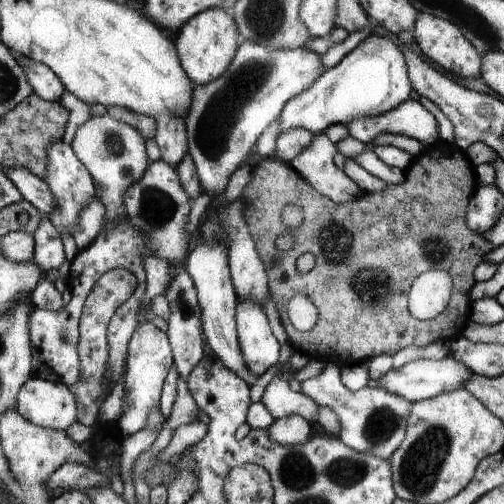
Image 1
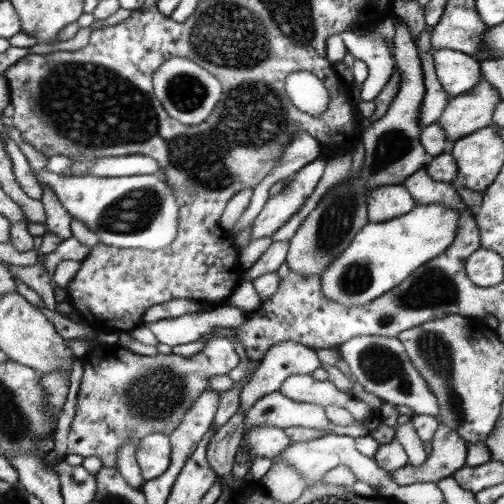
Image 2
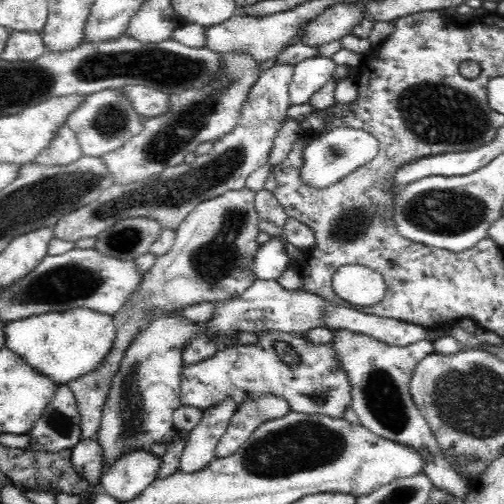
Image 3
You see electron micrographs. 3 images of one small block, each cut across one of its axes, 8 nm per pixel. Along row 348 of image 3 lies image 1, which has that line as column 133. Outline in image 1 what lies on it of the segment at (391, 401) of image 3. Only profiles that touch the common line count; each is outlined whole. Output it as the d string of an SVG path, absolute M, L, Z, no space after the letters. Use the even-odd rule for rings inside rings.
M143 322L141 330L137 330L137 334L133 334L133 340L129 342L129 356L125 368L125 390L127 390L129 406L127 406L127 414L121 414L121 418L115 422L123 436L131 436L137 434L139 430L145 430L145 422L149 420L149 410L153 410L153 406L161 402L159 392L171 366L173 366L173 354L169 348L167 334L155 328L153 324Z

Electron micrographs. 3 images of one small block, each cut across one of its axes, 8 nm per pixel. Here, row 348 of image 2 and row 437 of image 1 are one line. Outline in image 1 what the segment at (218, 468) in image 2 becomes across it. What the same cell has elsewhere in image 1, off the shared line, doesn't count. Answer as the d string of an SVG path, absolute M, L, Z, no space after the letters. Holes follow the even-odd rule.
M291 414L291 416L277 418L267 428L267 434L269 434L271 442L295 446L295 444L301 444L301 442L309 440L309 436L313 434L313 424L303 420L299 414Z

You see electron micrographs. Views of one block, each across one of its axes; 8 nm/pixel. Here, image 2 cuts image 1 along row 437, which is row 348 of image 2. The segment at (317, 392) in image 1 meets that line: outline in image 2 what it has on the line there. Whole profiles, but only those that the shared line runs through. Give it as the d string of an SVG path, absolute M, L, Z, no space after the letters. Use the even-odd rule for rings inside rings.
M361 336L361 338L351 338L351 340L343 342L337 350L345 358L353 378L359 384L363 384L367 392L379 396L385 404L391 402L395 406L407 406L415 412L415 416L419 416L419 414L427 414L427 416L435 416L435 418L439 416L437 398L427 388L427 382L413 368L411 360L407 358L407 352L403 350L403 346L397 338Z

